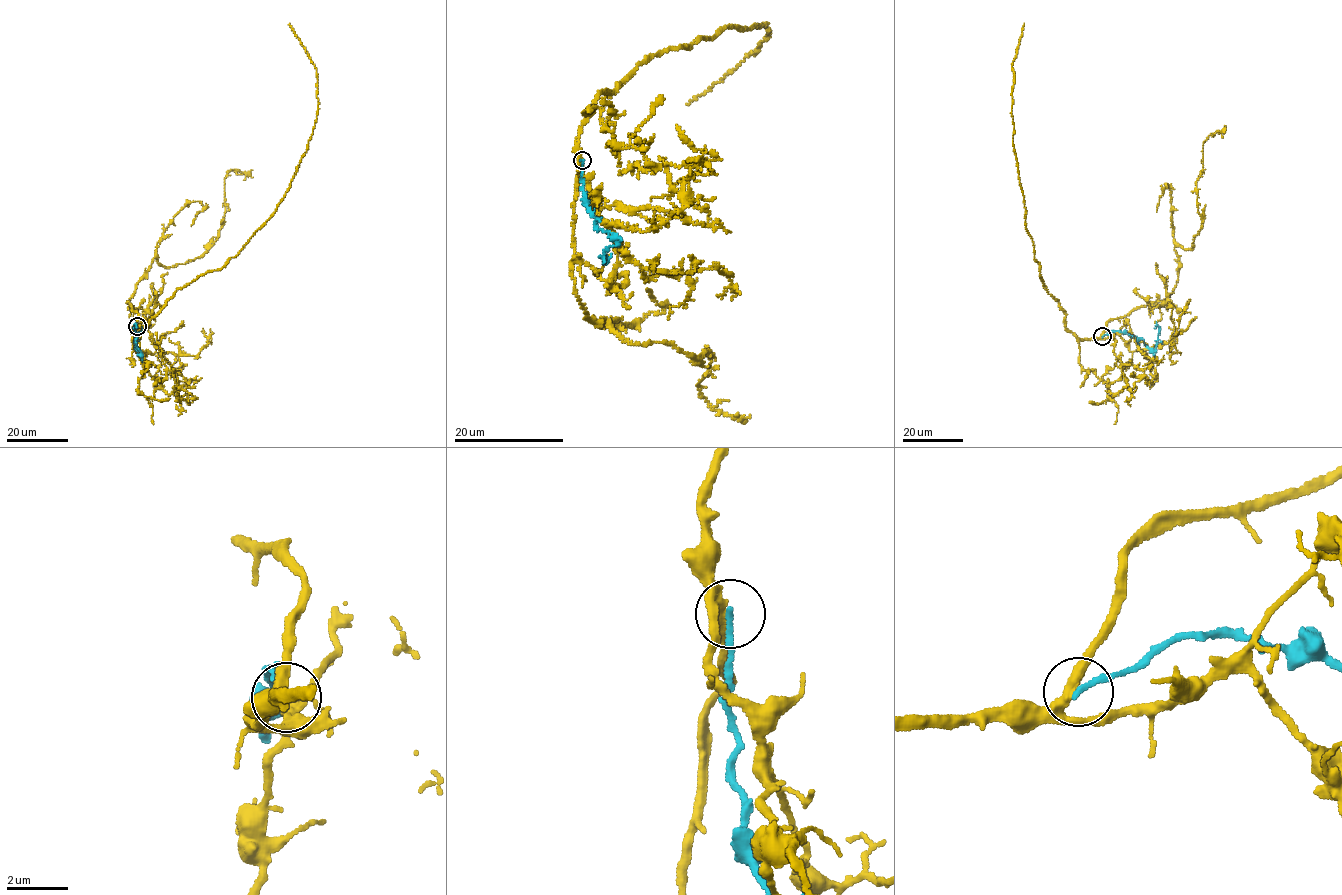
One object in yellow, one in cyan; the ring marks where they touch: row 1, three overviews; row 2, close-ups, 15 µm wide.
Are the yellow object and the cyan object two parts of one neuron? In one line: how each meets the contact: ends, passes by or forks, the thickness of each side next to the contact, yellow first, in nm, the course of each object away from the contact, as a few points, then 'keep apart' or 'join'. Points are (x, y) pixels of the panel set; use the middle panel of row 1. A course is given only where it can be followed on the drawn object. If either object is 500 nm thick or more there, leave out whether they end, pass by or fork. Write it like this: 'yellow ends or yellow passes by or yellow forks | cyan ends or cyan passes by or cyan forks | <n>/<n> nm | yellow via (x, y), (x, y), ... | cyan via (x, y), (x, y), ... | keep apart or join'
yellow passes by | cyan ends | 360/200 nm | yellow via (582, 160), (581, 125), (600, 93), (670, 49), (725, 27), (766, 24), (756, 53), (688, 105) | cyan via (582, 160), (584, 205), (595, 219), (595, 228), (613, 236), (615, 243), (600, 256), (605, 262), (611, 253) | keep apart

